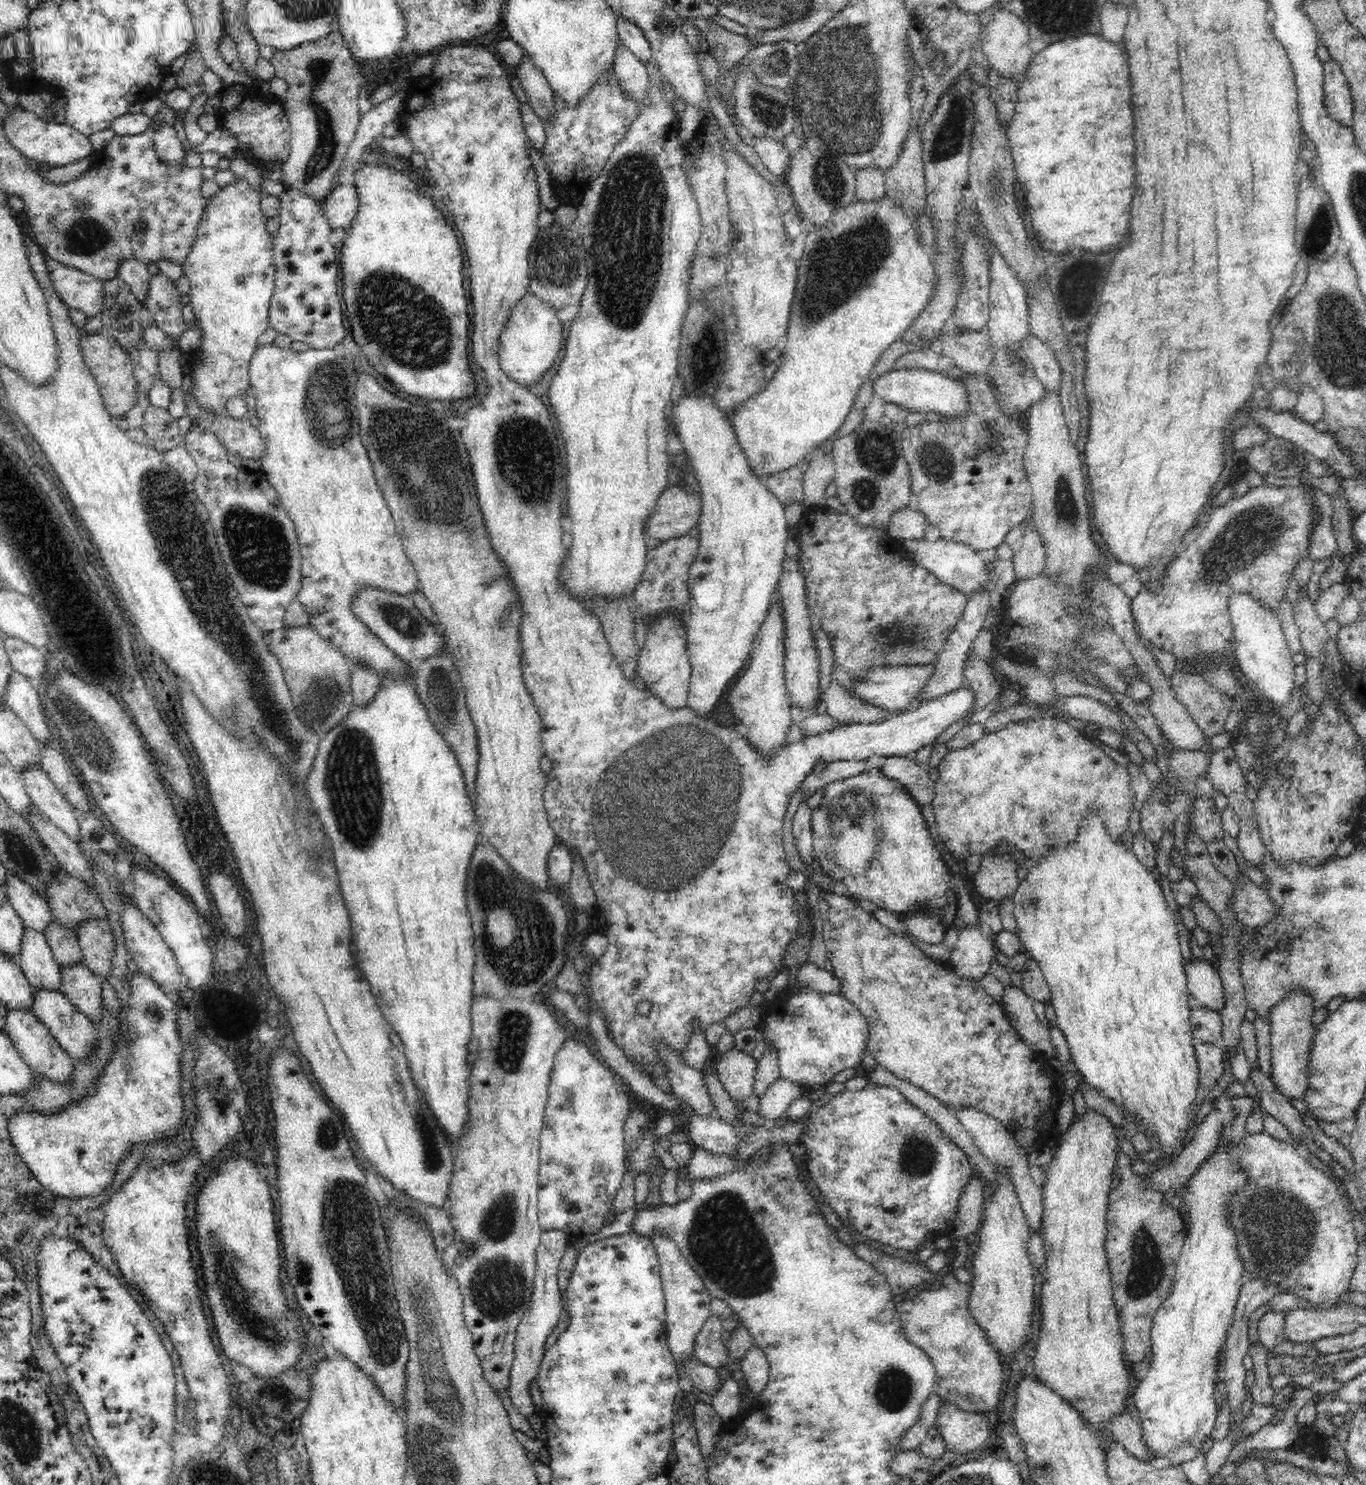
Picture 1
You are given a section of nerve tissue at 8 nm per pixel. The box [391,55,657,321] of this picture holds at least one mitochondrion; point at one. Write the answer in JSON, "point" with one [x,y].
{"point":[560,268]}

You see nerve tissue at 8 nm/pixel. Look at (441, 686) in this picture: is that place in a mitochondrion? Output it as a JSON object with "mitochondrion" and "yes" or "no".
{"mitochondrion":"yes"}

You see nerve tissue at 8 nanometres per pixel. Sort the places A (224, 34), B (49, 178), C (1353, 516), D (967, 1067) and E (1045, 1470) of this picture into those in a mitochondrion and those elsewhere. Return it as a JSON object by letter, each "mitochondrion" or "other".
{"A":"other","B":"other","C":"other","D":"other","E":"mitochondrion"}

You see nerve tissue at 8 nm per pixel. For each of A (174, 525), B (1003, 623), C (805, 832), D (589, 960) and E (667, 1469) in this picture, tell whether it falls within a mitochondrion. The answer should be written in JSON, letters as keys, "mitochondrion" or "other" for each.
{"A":"mitochondrion","B":"other","C":"other","D":"other","E":"other"}

